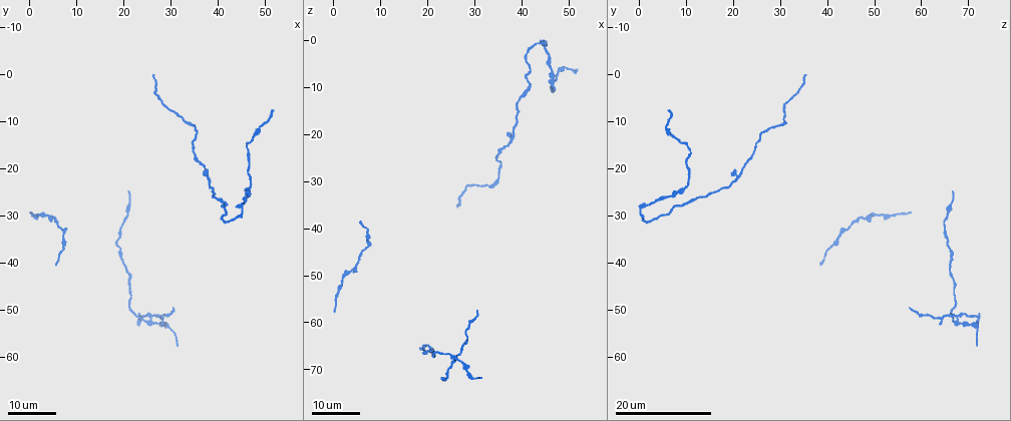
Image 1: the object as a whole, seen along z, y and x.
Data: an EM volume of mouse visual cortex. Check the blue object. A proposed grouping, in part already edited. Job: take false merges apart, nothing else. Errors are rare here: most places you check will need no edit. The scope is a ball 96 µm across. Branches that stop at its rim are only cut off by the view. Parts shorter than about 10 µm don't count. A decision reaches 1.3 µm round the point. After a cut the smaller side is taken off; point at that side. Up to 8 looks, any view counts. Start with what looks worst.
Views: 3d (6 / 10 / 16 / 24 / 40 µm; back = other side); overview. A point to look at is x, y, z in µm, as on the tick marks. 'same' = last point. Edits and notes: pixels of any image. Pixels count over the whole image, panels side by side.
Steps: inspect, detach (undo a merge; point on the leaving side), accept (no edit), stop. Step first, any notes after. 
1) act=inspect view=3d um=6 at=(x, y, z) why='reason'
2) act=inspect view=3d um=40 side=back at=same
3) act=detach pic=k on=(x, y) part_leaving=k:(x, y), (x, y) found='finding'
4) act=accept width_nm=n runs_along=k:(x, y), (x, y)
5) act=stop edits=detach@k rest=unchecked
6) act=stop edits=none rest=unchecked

act=inspect view=3d um=16 at=(25.5, 53.0, 67.0) why='four arms meet'

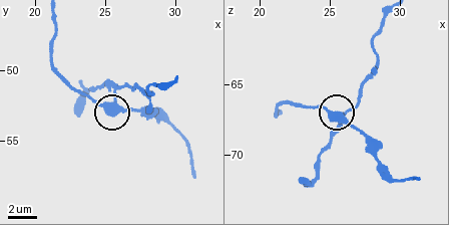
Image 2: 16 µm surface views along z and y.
act=inspect view=3d um=6 at=(25.6, 52.6, 67.4)

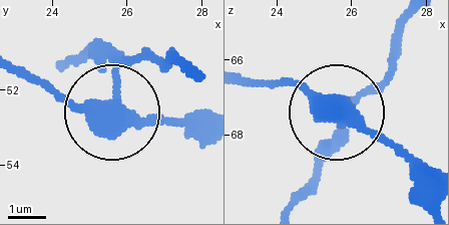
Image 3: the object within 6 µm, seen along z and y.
act=detach pic=3 on=(157, 57) found='a second cell is stuck on'

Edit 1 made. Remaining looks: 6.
act=inspect view=3d um=24 at=(45.0, 29.5, 0.0) why='narrows sharply'

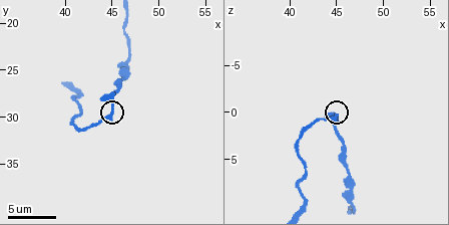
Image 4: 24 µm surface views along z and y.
act=inspect view=3d um=6 at=(45.2, 28.8, 0.4)

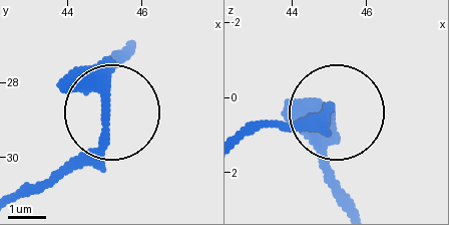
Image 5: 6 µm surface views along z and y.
act=accept runs_along=5:(245, 141), (274, 121), (331, 111), (322, 141), (328, 185) found='continuous, no second cell'

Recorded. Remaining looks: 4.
act=inspect view=3d um=16 at=(46.8, 24.0, 10.0) why='thick turns thin'

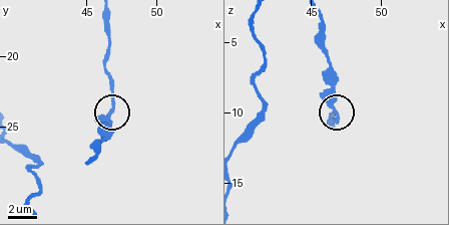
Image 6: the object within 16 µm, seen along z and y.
act=accept runs_along=6:(318, 16), (326, 52), (326, 99), (337, 115), (337, 124) found='one cell here'

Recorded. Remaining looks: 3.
act=inspect view=3d um=10 at=(41.6, 27.6, 9.8) why='sudden change in width'

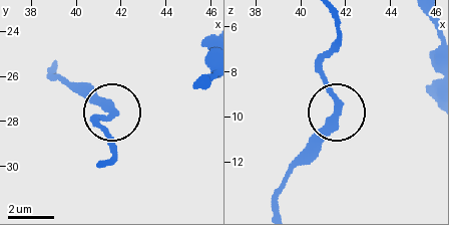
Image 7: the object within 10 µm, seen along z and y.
act=accept found='one cell here'

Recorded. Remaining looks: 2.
act=stop edits=detach@3 rest=unchecked

